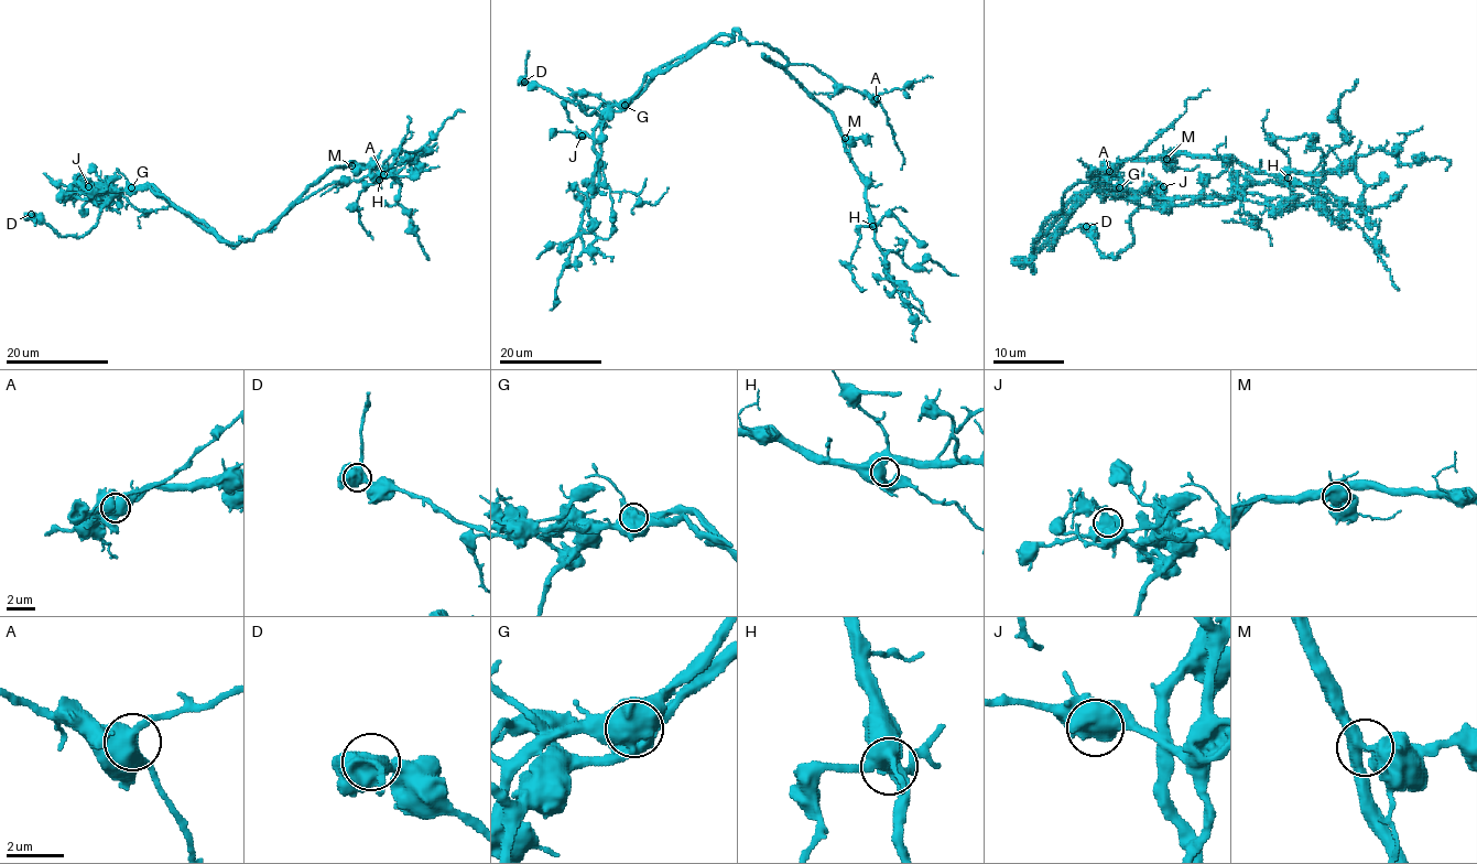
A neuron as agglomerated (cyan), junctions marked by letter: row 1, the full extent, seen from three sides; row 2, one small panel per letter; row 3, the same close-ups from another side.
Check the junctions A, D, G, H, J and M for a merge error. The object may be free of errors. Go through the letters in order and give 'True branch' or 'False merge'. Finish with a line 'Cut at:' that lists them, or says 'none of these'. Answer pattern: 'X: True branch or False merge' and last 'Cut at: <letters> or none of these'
A: True branch
D: True branch
G: False merge
H: True branch
J: True branch
M: True branch
Cut at: G

